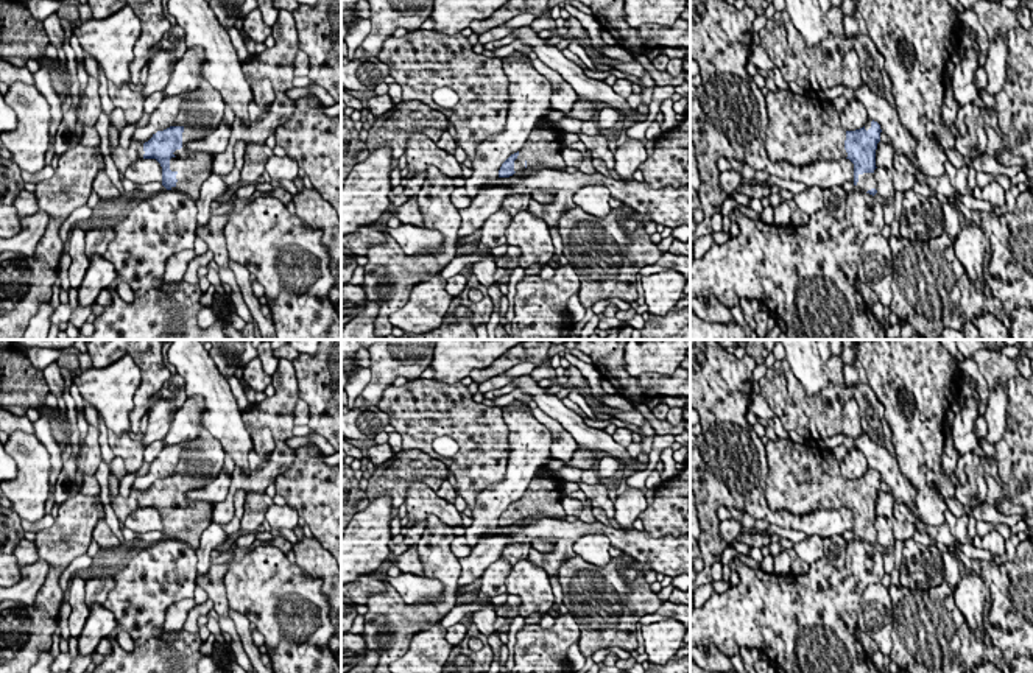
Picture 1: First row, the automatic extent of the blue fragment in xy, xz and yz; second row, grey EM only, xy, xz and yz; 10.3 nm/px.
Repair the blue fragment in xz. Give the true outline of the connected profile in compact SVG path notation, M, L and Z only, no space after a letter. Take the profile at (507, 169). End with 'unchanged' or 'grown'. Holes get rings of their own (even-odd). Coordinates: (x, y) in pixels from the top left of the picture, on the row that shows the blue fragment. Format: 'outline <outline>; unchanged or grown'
outline M542 125L530 132L530 139L524 148L511 154L500 167L499 178L509 178L516 171L522 171L527 167L542 164L550 170L566 168L566 162L561 156L562 136L566 132L558 129L556 125Z; grown

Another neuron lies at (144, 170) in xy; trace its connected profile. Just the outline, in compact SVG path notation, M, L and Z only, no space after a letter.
M139 159L123 174L136 184L162 182L162 167L156 159Z

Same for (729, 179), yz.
M732 168L720 174L720 185L728 196L732 196L737 187L742 184L743 176Z

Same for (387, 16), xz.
M368 0L371 33L355 50L354 58L377 56L383 42L397 28L419 30L432 16L435 0Z

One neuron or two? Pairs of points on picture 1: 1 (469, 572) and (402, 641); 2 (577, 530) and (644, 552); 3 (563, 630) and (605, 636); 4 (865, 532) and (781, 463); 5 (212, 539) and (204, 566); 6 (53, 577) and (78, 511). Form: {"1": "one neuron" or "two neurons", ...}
{"1": "two neurons", "2": "one neuron", "3": "two neurons", "4": "one neuron", "5": "one neuron", "6": "one neuron"}

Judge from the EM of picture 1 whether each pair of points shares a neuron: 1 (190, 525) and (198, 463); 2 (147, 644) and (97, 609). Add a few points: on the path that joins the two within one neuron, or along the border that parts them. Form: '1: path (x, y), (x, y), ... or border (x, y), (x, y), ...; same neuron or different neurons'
1: path (179, 510), (179, 485), (186, 479); same neuron
2: border (102, 603), (114, 616), (114, 630); different neurons

